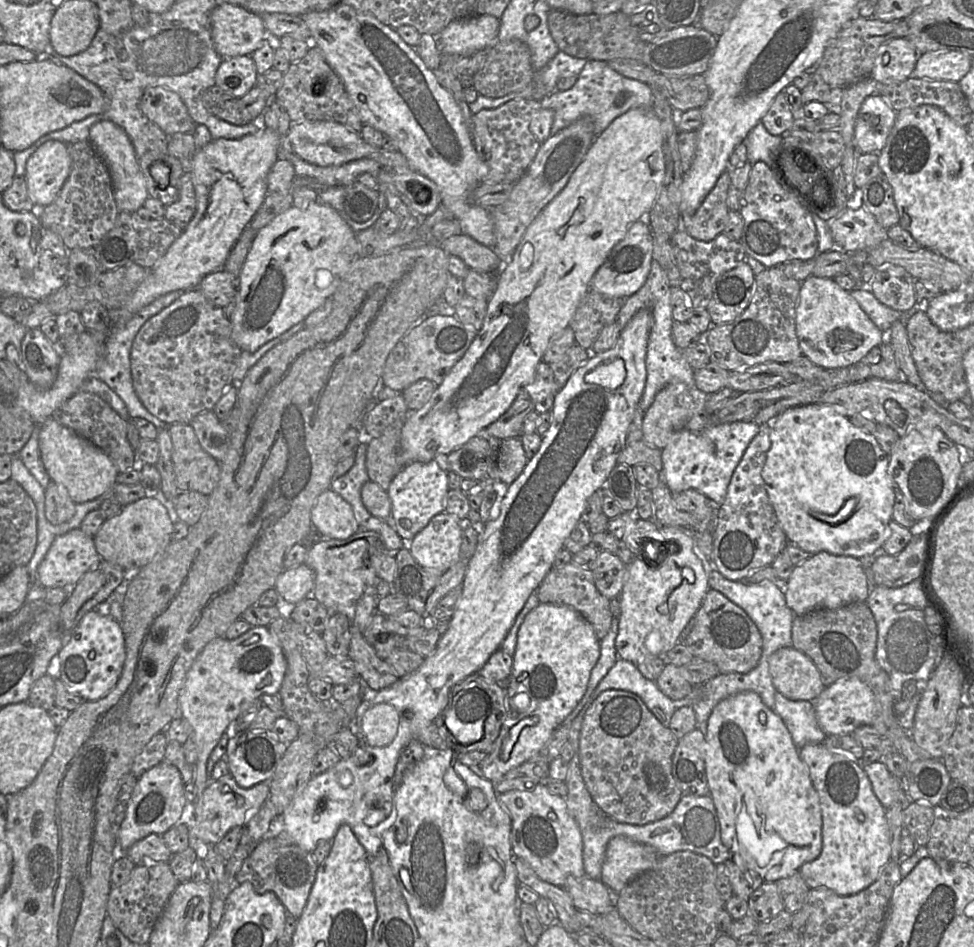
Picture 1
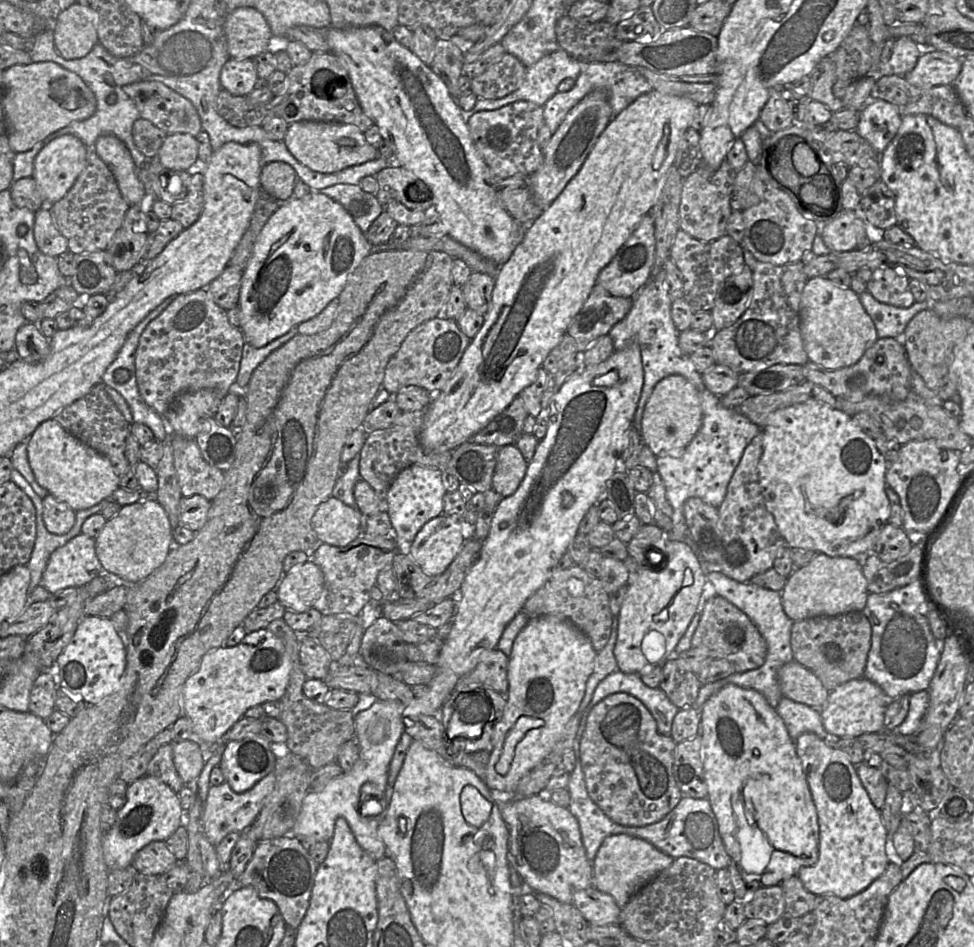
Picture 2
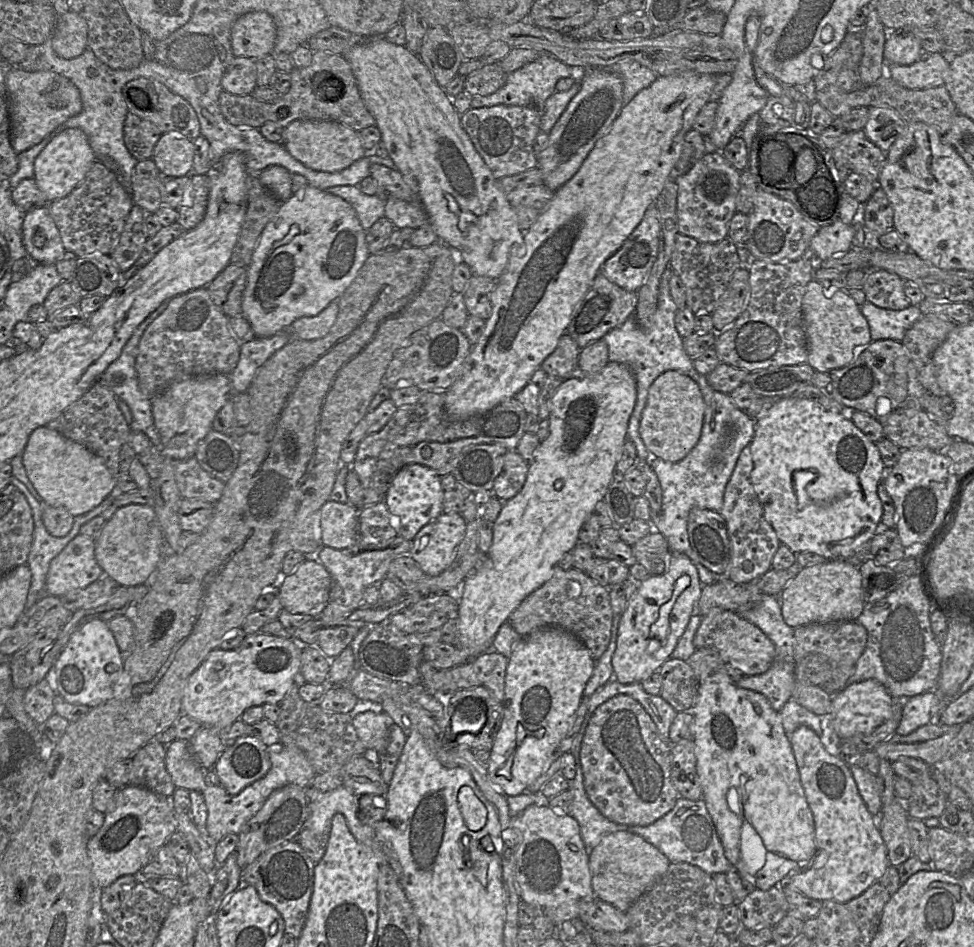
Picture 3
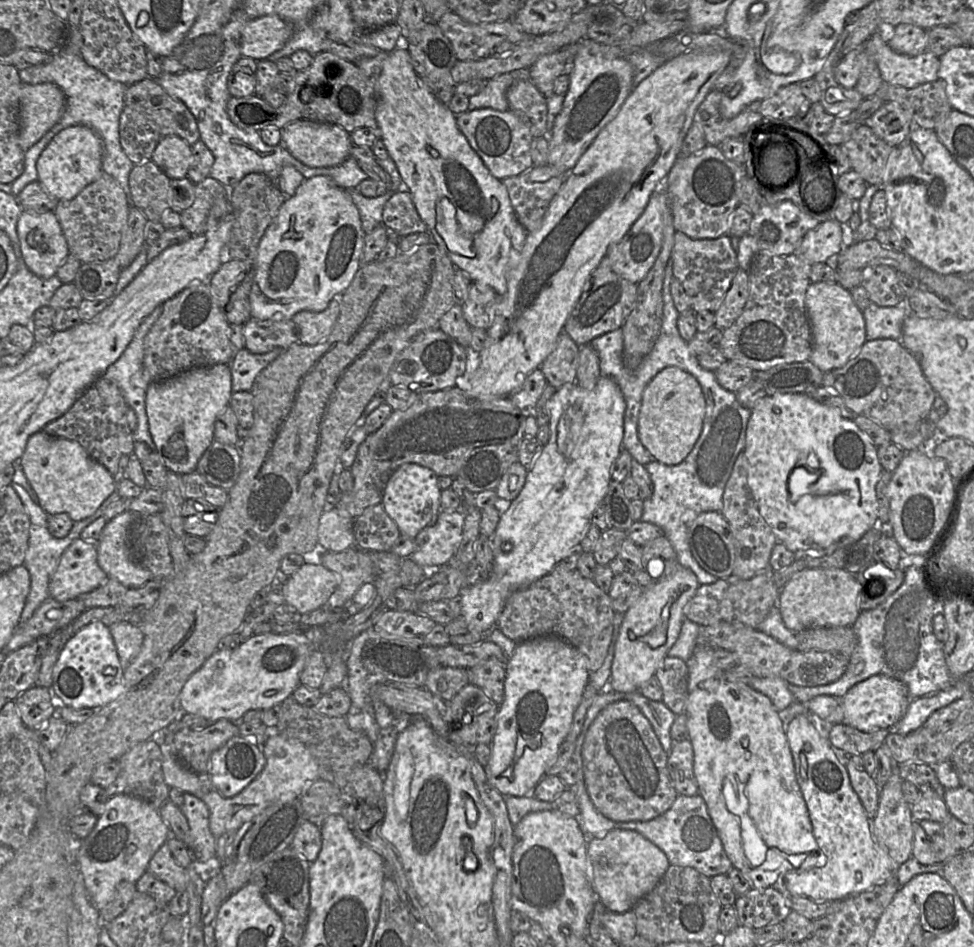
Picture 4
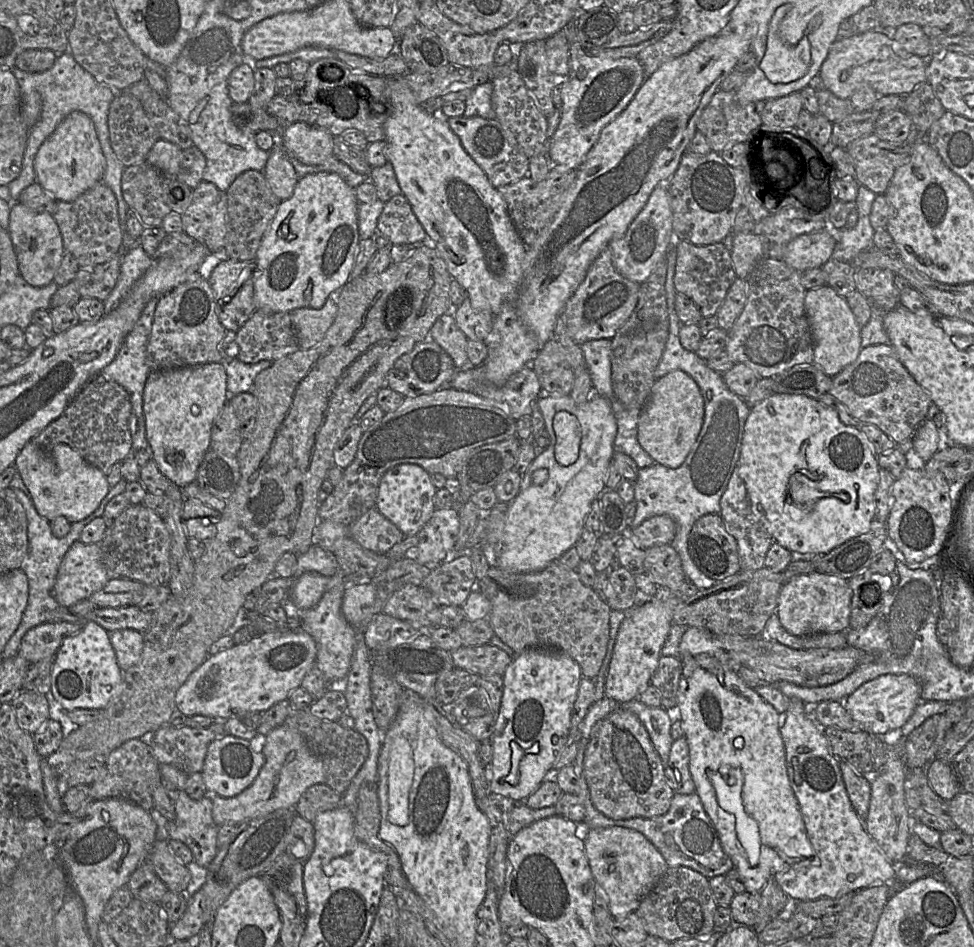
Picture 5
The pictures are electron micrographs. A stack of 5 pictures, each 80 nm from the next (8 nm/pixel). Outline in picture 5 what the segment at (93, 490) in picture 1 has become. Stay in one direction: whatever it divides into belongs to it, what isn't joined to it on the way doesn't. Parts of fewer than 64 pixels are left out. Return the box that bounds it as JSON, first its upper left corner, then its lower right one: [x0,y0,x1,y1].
[14,440,110,523]

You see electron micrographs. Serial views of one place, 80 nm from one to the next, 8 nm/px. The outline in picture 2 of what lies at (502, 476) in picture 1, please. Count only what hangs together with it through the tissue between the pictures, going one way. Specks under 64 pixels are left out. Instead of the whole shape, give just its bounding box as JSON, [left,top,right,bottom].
[492,444,528,497]

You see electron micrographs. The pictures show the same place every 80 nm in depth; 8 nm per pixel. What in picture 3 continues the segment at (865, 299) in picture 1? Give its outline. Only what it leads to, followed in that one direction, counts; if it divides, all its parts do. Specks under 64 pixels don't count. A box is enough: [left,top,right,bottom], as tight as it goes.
[861,301,922,341]

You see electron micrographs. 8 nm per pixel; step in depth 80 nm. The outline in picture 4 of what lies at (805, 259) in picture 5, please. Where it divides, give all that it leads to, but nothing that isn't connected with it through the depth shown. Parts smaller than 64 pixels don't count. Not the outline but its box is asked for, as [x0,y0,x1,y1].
[796,220,843,263]

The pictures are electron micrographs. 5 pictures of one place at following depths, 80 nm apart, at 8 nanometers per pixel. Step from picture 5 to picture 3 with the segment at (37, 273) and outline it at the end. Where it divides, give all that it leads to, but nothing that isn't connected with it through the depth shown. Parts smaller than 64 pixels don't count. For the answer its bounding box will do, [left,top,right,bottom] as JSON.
[22,205,66,265]

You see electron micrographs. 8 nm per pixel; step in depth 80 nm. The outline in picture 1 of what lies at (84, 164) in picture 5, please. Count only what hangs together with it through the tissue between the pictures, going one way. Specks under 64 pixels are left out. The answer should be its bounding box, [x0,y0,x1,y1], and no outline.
[24,140,70,208]

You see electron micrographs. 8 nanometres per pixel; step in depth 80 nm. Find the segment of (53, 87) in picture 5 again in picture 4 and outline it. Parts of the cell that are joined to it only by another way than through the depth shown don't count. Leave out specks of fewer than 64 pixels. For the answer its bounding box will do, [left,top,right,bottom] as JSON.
[10,46,134,196]

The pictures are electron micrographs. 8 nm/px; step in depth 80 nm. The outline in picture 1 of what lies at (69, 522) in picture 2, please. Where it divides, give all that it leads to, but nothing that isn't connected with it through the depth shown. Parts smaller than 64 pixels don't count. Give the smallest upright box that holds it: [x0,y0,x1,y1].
[45,481,76,525]

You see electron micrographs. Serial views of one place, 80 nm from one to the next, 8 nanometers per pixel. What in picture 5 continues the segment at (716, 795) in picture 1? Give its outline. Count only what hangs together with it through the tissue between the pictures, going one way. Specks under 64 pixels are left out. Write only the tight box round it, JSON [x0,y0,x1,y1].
[677,627,816,894]

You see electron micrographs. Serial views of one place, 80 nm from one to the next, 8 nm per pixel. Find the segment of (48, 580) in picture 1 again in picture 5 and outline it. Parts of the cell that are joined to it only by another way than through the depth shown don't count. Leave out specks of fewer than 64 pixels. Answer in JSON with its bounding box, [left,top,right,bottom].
[54,540,111,607]

